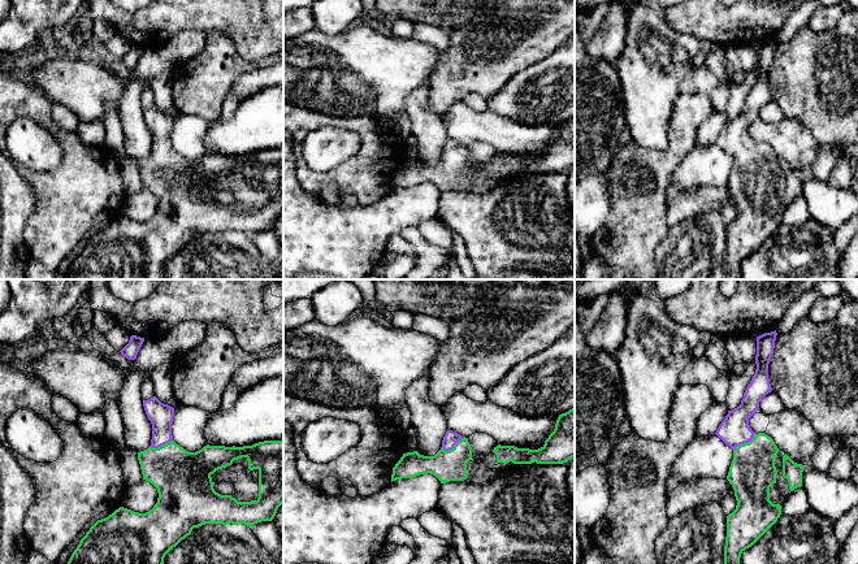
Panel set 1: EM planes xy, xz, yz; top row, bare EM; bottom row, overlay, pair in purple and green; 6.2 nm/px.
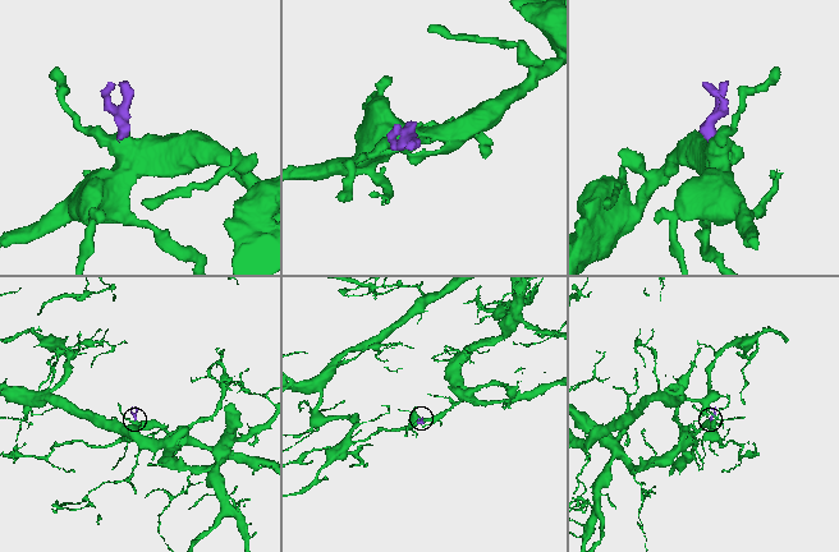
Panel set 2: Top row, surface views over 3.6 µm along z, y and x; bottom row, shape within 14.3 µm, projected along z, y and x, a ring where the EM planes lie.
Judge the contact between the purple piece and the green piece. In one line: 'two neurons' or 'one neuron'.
one neuron

